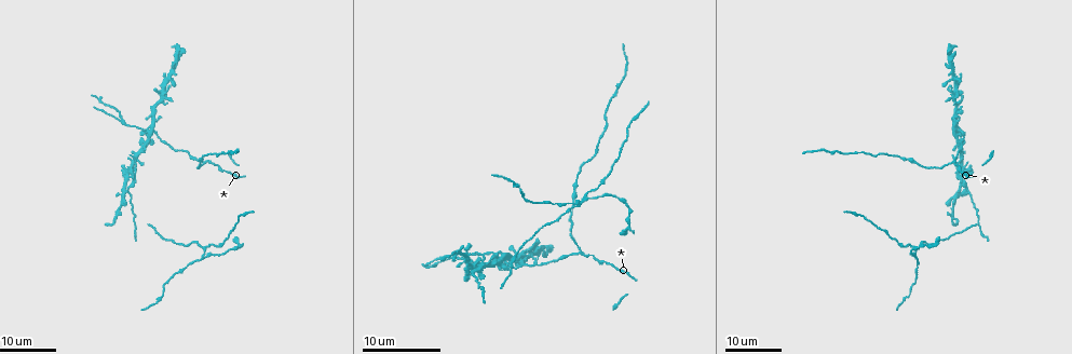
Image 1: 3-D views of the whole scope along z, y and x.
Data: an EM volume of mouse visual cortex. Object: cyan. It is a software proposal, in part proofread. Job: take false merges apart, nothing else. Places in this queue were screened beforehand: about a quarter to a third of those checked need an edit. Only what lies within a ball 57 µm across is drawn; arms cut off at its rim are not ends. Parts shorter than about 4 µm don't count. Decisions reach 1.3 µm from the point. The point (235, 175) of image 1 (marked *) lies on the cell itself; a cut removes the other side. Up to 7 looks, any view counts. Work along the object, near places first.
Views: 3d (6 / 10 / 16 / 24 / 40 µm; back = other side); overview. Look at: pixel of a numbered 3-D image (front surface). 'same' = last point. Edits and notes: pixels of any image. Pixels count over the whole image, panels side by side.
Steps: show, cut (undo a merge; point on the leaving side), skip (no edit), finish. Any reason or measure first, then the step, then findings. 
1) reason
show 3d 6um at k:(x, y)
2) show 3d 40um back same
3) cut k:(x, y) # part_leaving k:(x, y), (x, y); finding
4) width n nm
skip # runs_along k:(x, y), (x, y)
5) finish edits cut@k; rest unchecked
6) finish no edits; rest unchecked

small branch off a trunk
show 3d 16um at 1:(582, 252)

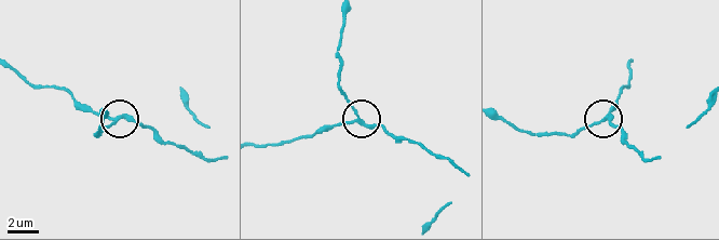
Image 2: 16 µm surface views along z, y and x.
zoom in
show 3d 10um at 2:(599, 120)

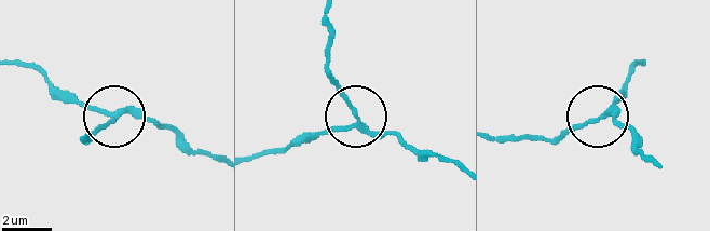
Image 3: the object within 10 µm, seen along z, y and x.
width 180 nm
skip # runs_along 3:(456, 166), (364, 123), (328, 78); one cell here

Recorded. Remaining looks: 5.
branch point
show 3d 16um at 1:(952, 127)

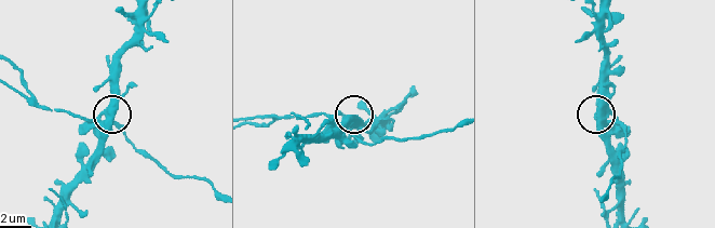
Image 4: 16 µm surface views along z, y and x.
show 3d 10um at 4:(599, 117)

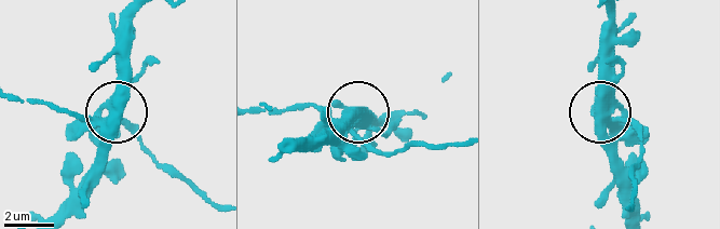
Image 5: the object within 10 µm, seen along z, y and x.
skip # runs_along 5:(626, 206), (642, 145), (630, 125), (599, 107), (599, 35); one cell here

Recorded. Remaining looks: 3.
sudden change in width
show 3d 16um at 1:(474, 254)

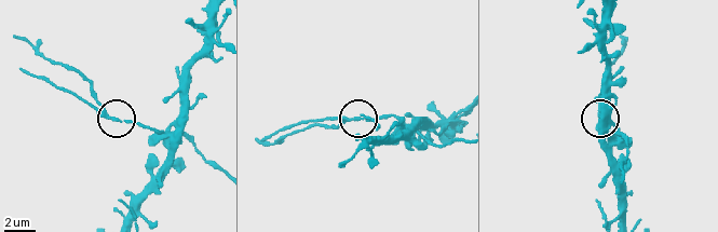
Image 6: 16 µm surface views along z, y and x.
show 3d 6um at 6:(113, 117)

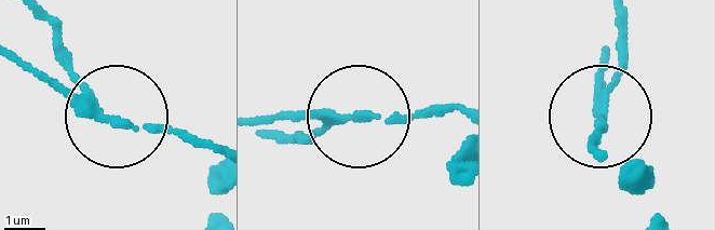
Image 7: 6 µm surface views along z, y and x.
width 220 nm
cut 7:(55, 53) # part_leaving 7:(83, 94), (42, 18); a second cell is stuck on

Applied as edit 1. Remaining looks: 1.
finish edits cut@7; rest unchecked

